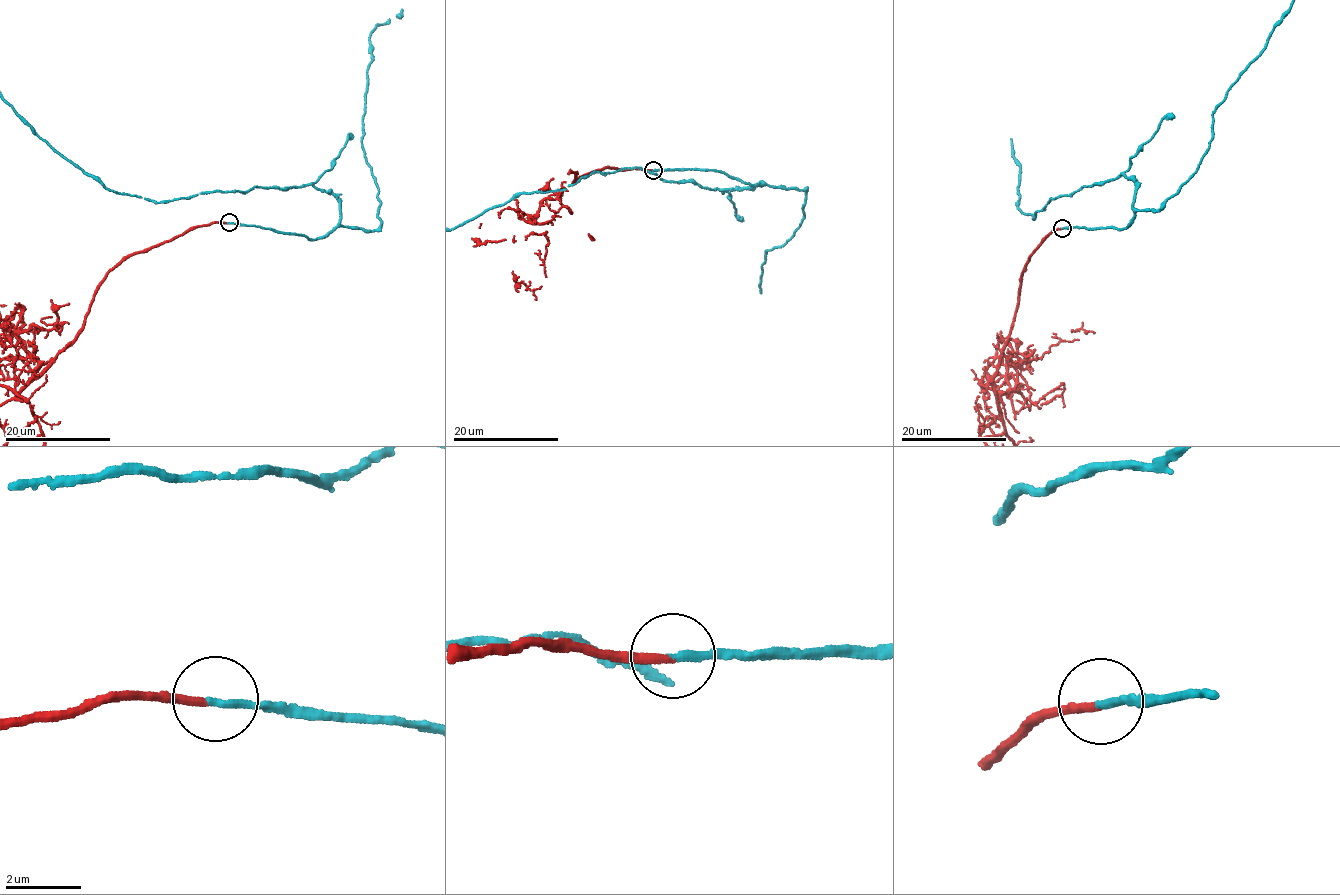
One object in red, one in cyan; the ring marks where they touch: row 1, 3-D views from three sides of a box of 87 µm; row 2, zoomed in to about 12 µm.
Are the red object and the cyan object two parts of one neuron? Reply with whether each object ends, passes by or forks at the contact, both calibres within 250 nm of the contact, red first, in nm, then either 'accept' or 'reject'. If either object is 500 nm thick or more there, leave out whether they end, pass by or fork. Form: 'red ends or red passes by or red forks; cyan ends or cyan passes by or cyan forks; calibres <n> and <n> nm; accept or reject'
red ends; cyan ends; calibres 190 and 200 nm; accept

